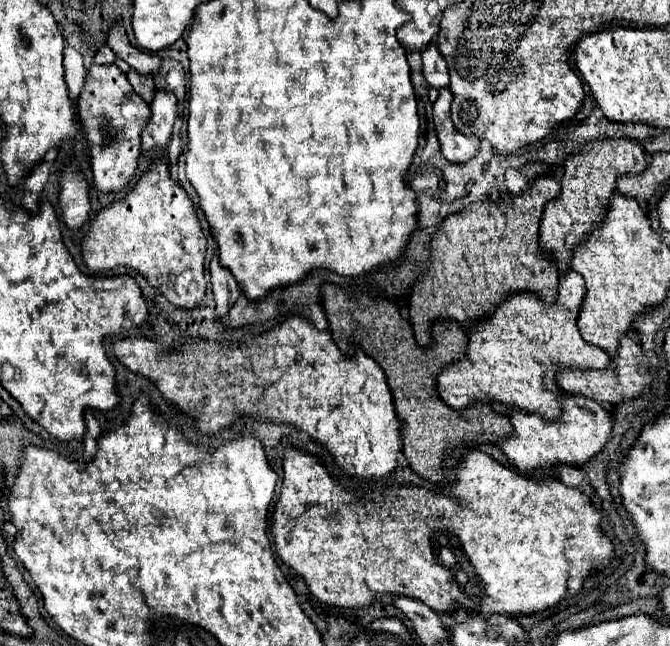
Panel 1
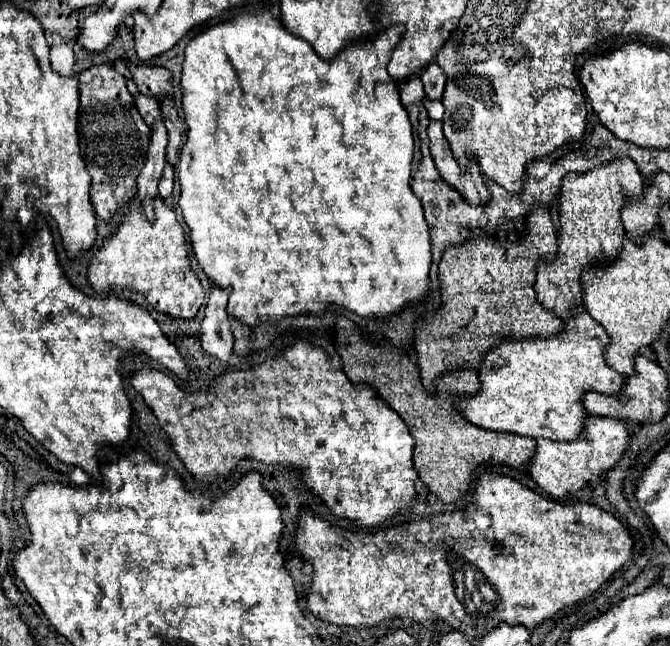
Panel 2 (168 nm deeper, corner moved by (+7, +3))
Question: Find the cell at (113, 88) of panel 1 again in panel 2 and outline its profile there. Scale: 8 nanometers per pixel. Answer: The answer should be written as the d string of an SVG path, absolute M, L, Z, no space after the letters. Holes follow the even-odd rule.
M92 66L78 76L80 84L80 112L78 112L78 136L82 158L92 176L90 200L96 214L112 222L112 218L126 206L136 194L136 176L144 166L144 156L150 140L150 128L138 114L132 94L126 88L126 80L112 66Z

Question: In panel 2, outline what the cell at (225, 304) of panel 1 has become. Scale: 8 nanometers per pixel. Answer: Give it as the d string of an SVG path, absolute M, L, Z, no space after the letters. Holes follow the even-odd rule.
M212 286L212 292L208 296L208 304L204 308L204 320L202 320L202 348L220 358L222 362L228 362L232 356L232 330L230 330L230 316L226 312L230 290Z

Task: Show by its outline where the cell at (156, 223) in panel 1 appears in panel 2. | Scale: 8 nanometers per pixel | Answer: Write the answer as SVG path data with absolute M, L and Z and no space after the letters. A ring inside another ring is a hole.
M156 198L156 220L146 220L140 204L130 204L118 228L104 238L102 246L90 258L88 282L96 292L112 292L116 288L138 290L162 314L176 318L194 318L204 302L198 276L192 272L188 242L176 212L166 200Z

